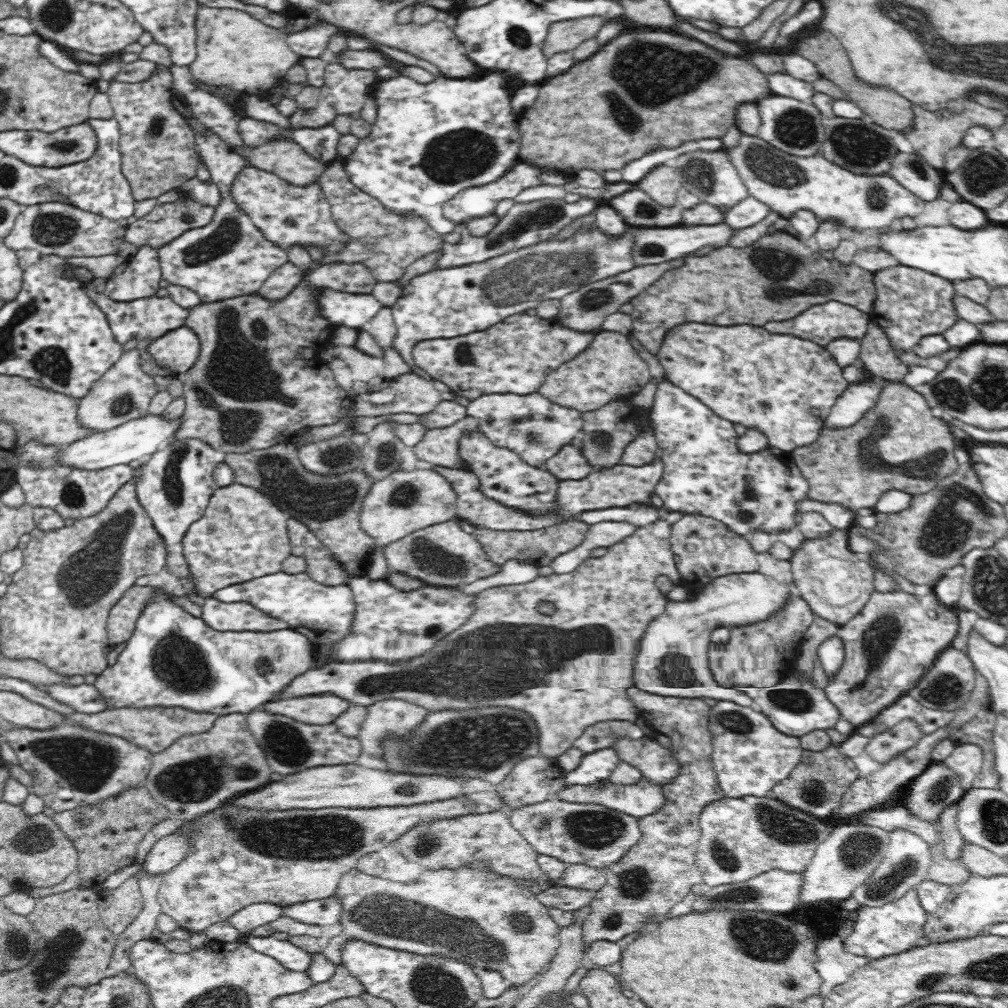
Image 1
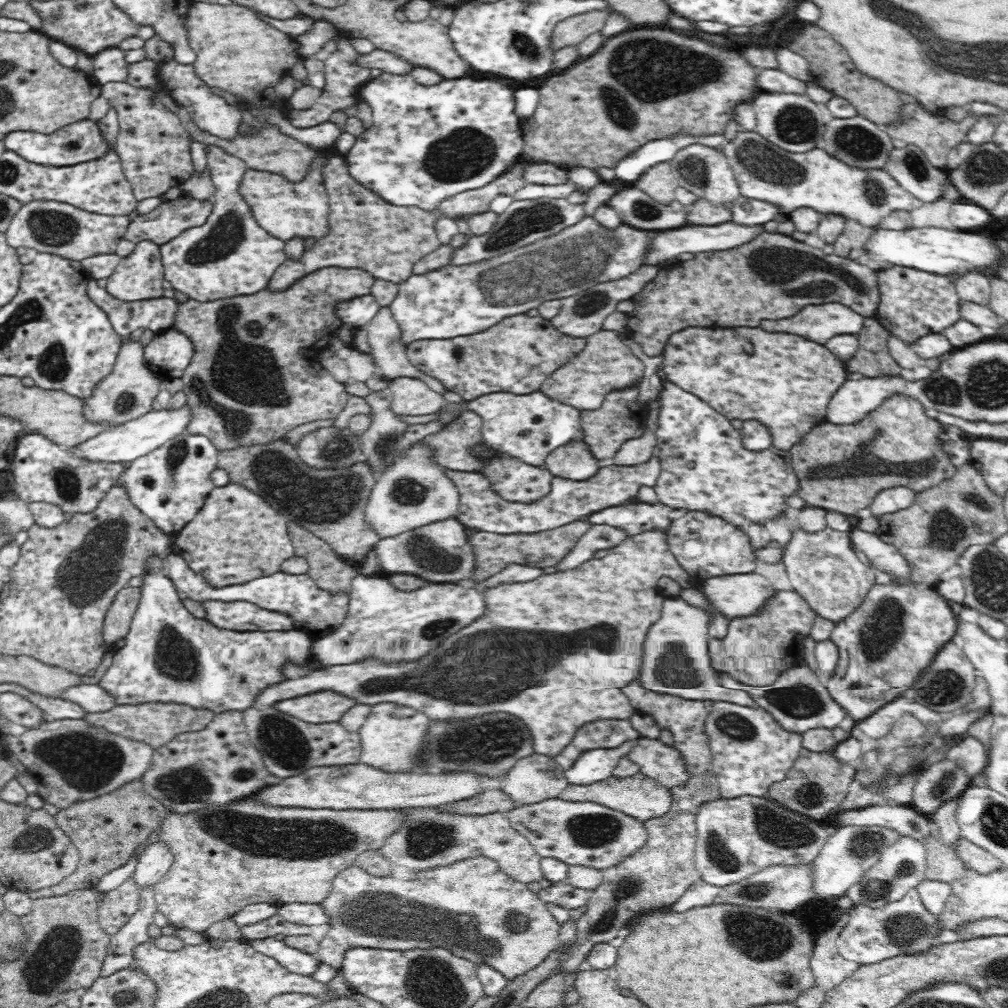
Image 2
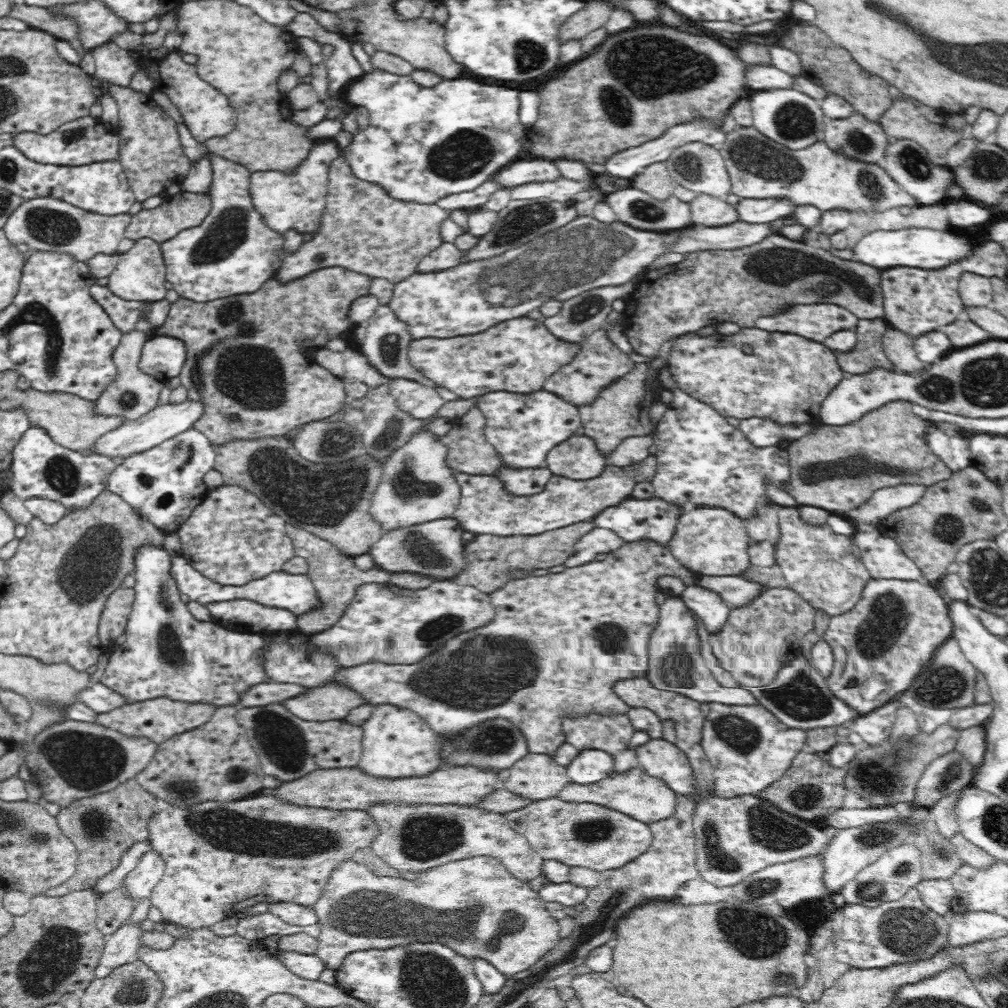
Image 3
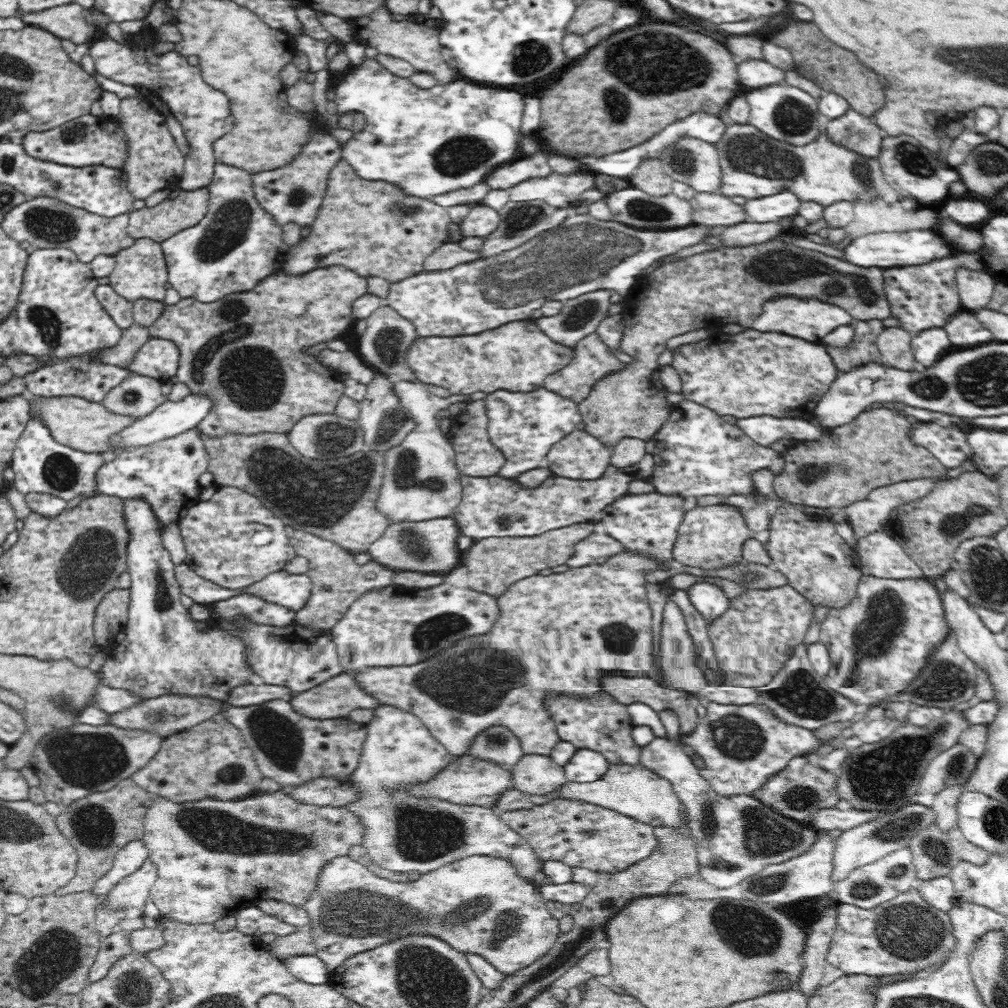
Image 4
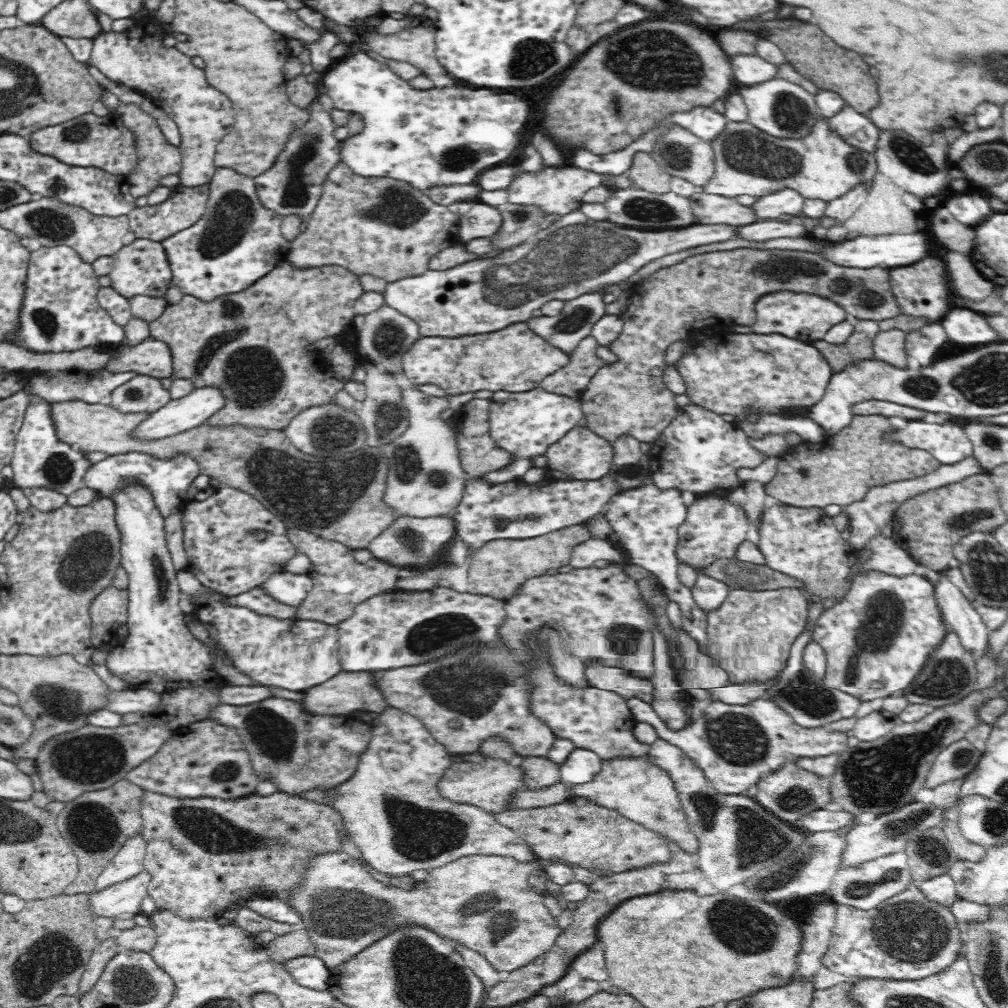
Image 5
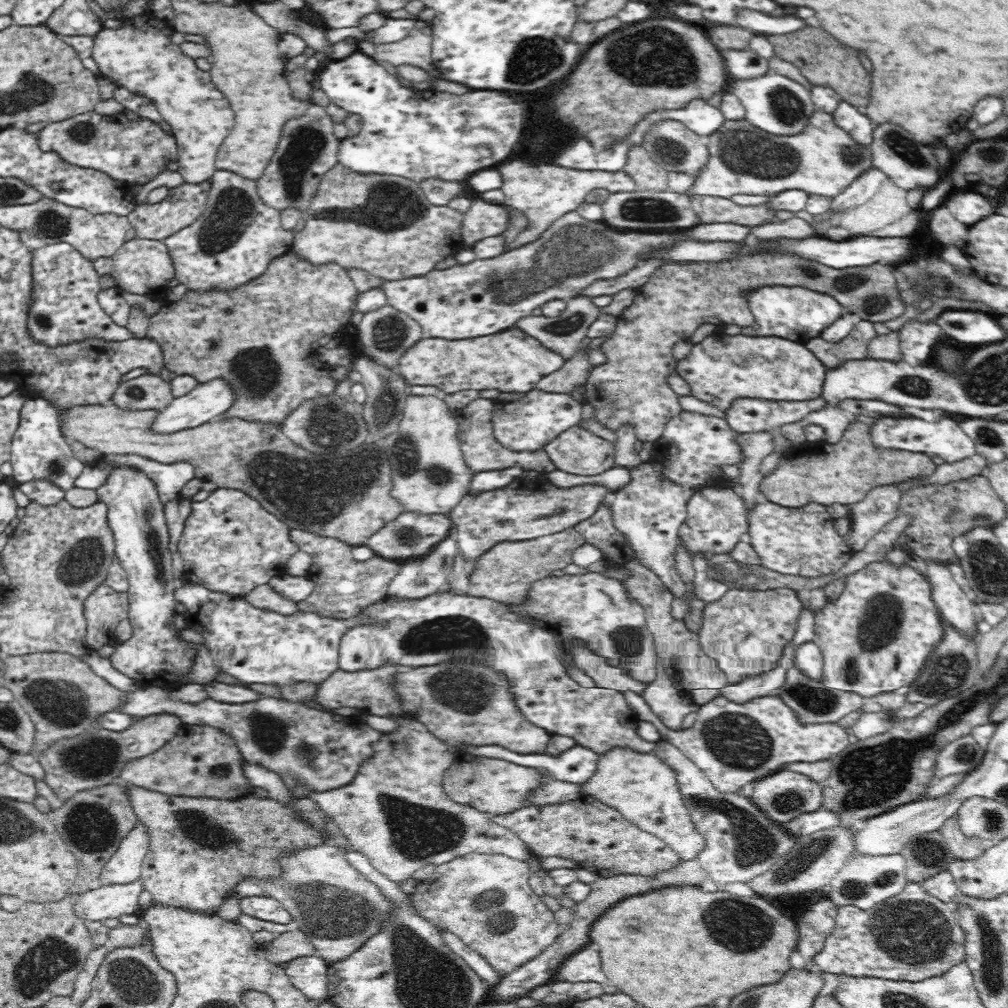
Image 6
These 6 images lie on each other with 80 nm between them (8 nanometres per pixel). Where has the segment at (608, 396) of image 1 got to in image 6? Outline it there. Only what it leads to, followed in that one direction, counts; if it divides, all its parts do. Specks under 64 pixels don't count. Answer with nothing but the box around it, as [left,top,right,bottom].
[537,337,596,395]

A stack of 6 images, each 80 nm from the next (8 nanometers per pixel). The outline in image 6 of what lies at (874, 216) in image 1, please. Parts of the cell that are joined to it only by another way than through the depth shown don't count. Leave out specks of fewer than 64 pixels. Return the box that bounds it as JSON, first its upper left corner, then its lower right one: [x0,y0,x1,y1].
[689,110,873,198]

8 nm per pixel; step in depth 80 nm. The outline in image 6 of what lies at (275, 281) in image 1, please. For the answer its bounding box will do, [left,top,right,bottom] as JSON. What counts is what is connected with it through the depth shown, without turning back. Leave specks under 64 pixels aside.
[292,163,464,281]

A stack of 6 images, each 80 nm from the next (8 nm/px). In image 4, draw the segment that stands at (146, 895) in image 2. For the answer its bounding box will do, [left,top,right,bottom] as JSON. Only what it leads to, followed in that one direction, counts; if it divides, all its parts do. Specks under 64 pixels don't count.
[88,930,136,982]

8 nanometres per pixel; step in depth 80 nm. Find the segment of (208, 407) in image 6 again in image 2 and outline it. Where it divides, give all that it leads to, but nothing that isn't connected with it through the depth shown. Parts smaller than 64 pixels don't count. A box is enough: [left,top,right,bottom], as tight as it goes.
[71,405,193,462]

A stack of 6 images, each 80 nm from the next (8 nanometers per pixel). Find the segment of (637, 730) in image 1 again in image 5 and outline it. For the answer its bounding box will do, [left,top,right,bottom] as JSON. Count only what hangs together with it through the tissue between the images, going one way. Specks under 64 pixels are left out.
[526,657,649,761]

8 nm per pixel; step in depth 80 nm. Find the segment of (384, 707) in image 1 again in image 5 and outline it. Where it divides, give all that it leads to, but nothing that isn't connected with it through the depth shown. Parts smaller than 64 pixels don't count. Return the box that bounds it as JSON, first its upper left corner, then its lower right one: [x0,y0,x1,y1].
[329,707,539,877]

